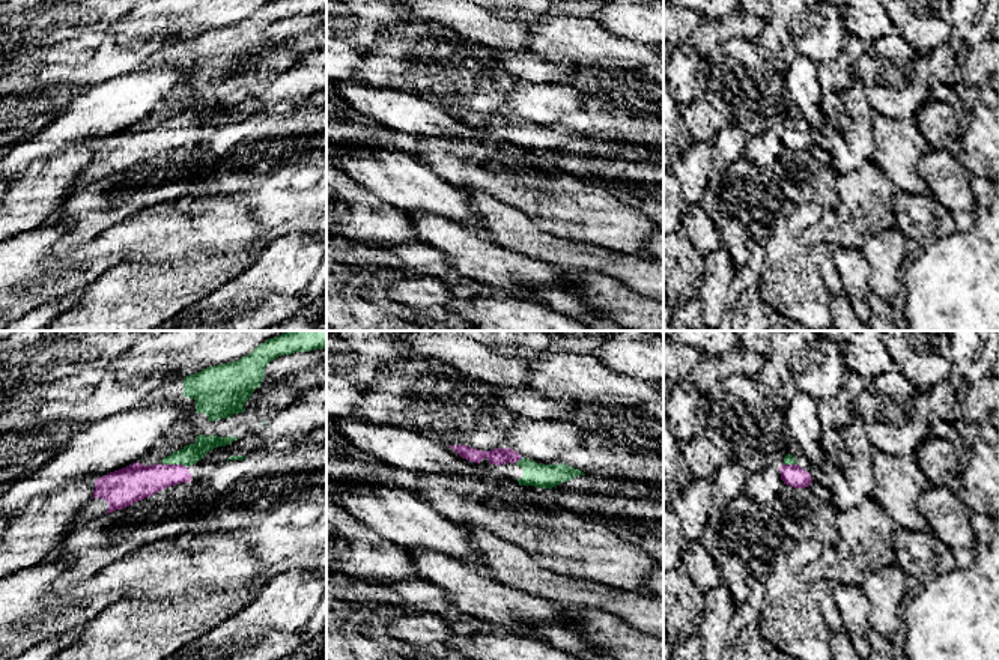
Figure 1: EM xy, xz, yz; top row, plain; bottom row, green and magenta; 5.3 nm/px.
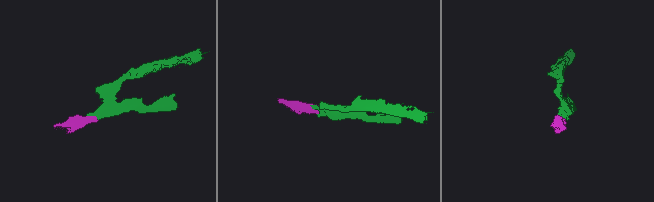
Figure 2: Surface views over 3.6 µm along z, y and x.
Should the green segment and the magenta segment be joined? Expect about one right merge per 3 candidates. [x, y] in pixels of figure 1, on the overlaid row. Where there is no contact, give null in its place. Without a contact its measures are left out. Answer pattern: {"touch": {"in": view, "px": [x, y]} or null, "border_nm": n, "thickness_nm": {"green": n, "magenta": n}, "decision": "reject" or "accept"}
{"touch": {"in": "xy", "px": [175, 463]}, "border_nm": 150, "thickness_nm": {"green": 100, "magenta": 190}, "decision": "accept"}

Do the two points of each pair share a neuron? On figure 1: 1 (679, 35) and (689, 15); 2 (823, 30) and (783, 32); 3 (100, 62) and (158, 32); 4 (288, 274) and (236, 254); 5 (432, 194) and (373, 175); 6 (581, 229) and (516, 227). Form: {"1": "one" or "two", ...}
{"1": "one", "2": "one", "3": "one", "4": "two", "5": "one", "6": "two"}

